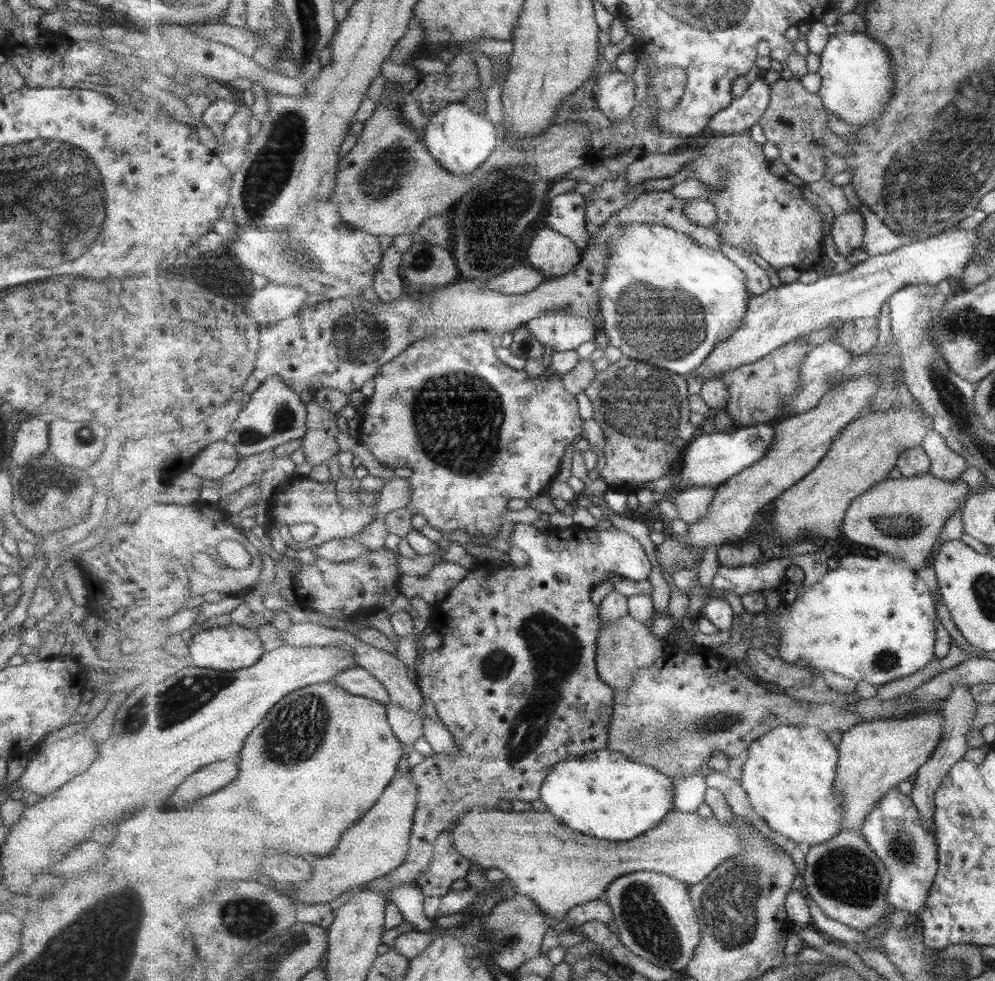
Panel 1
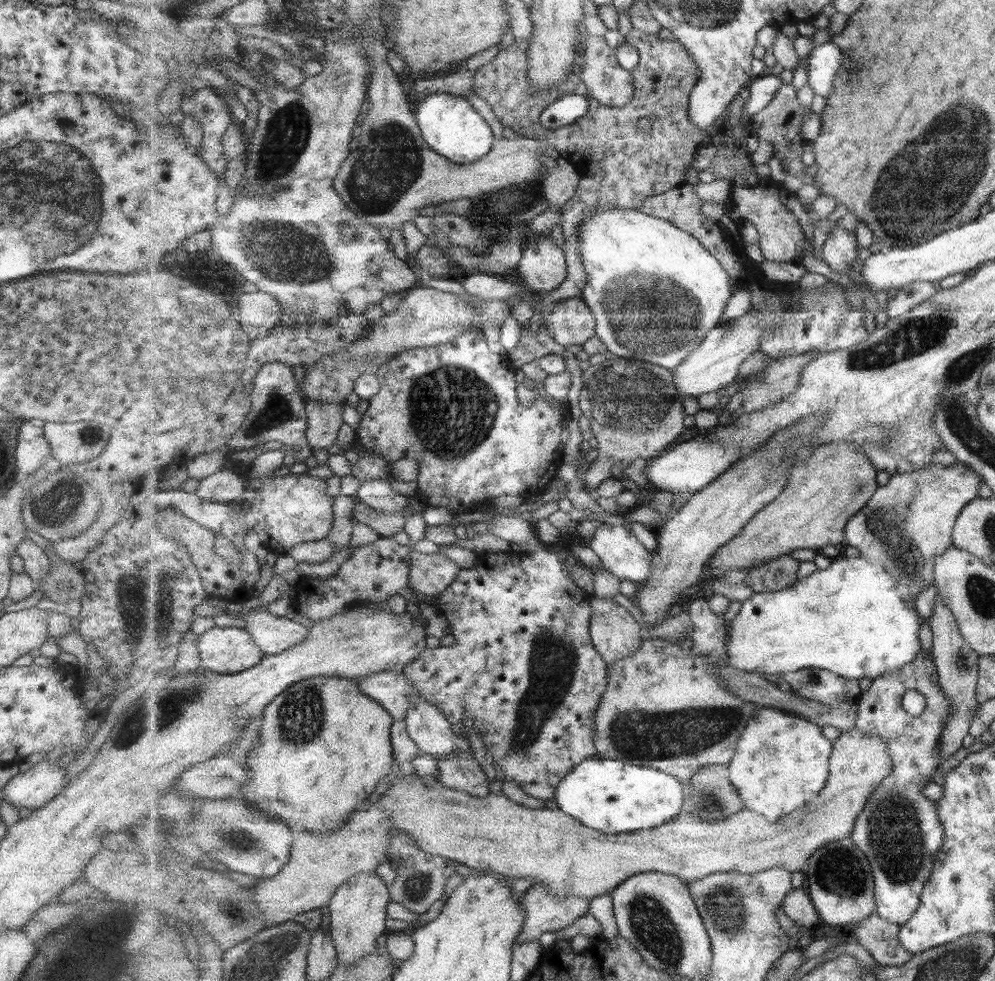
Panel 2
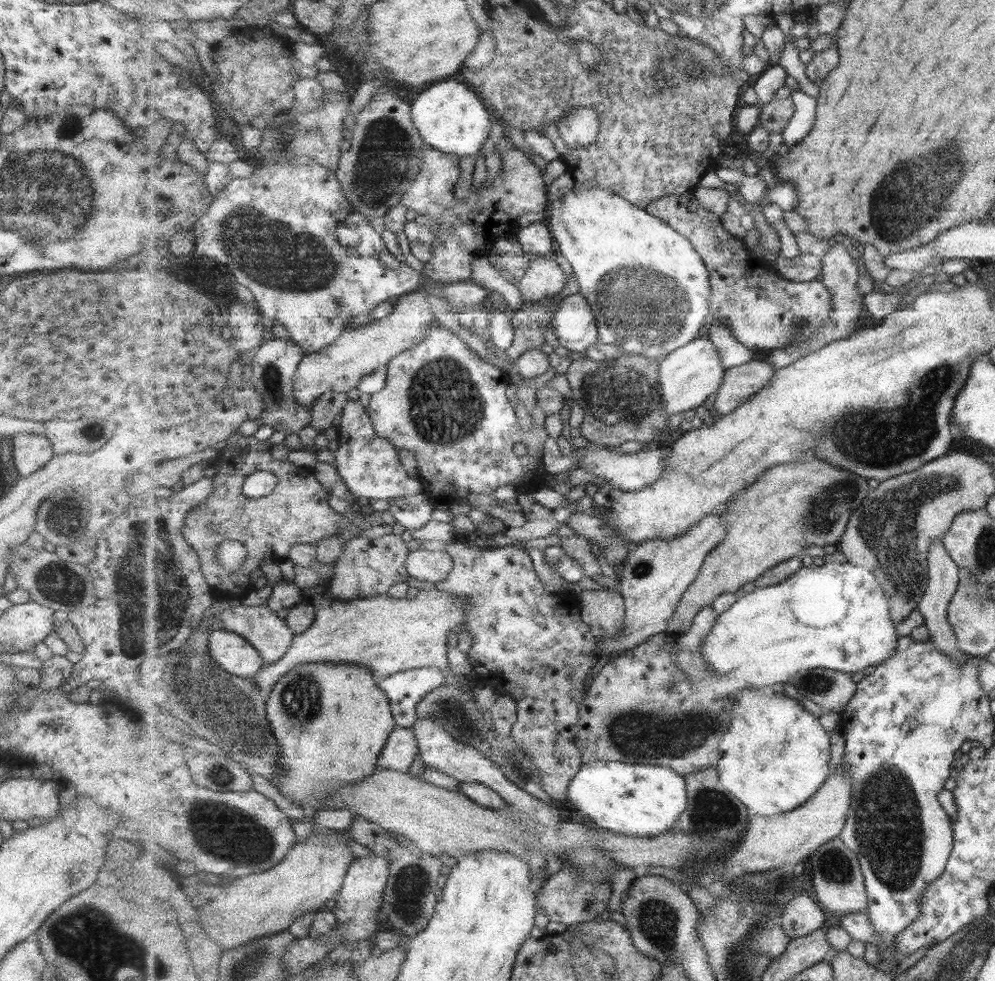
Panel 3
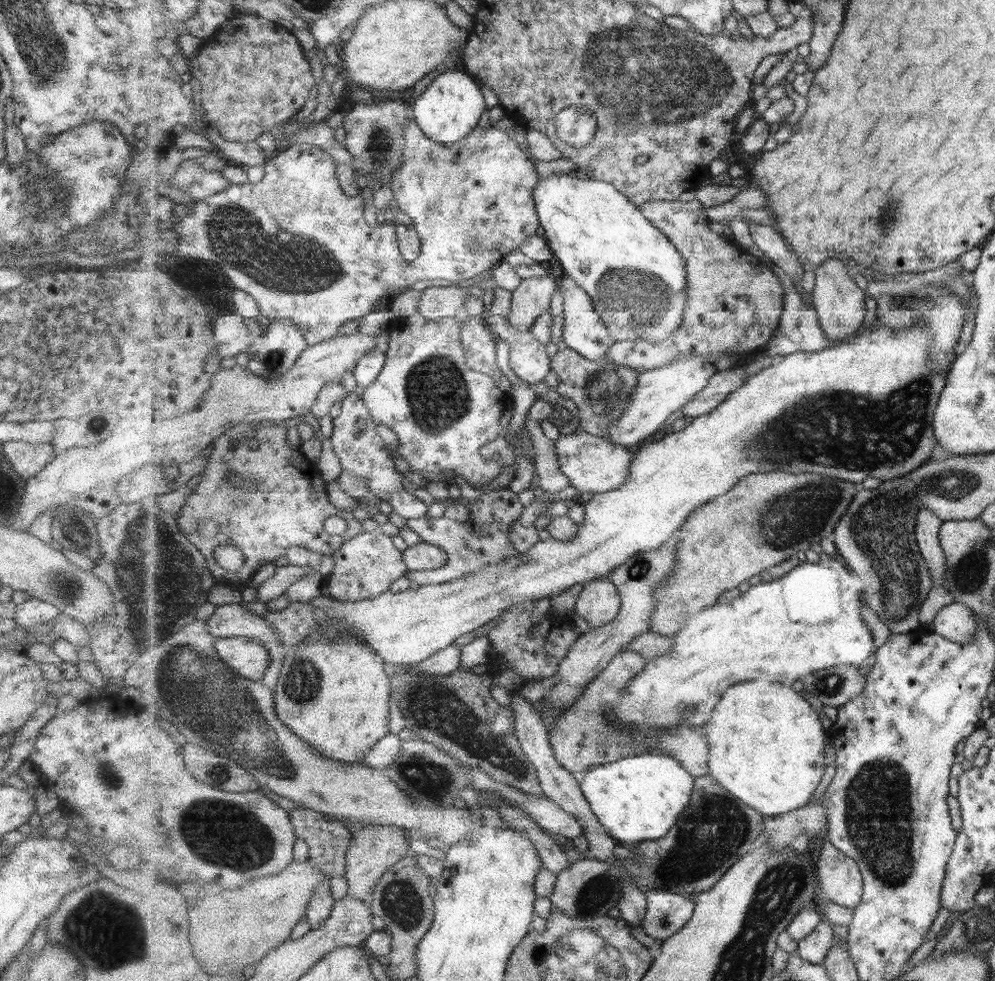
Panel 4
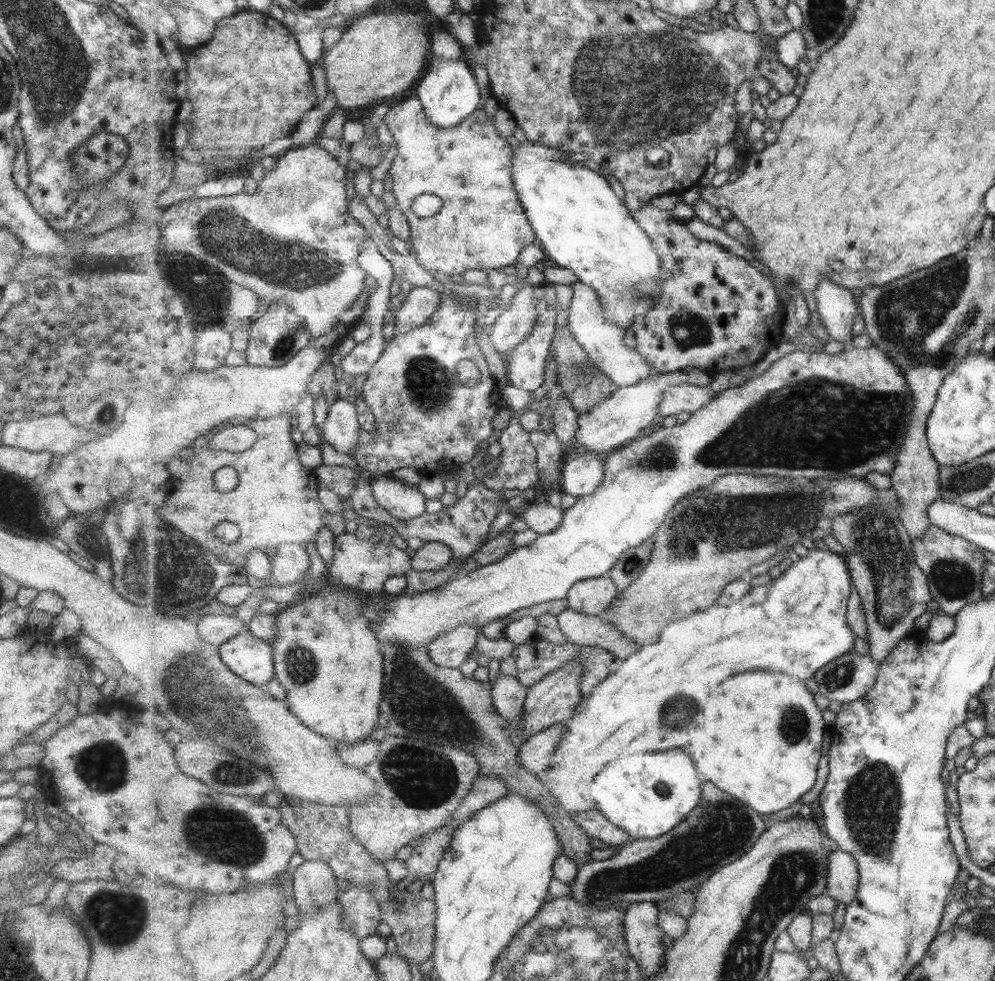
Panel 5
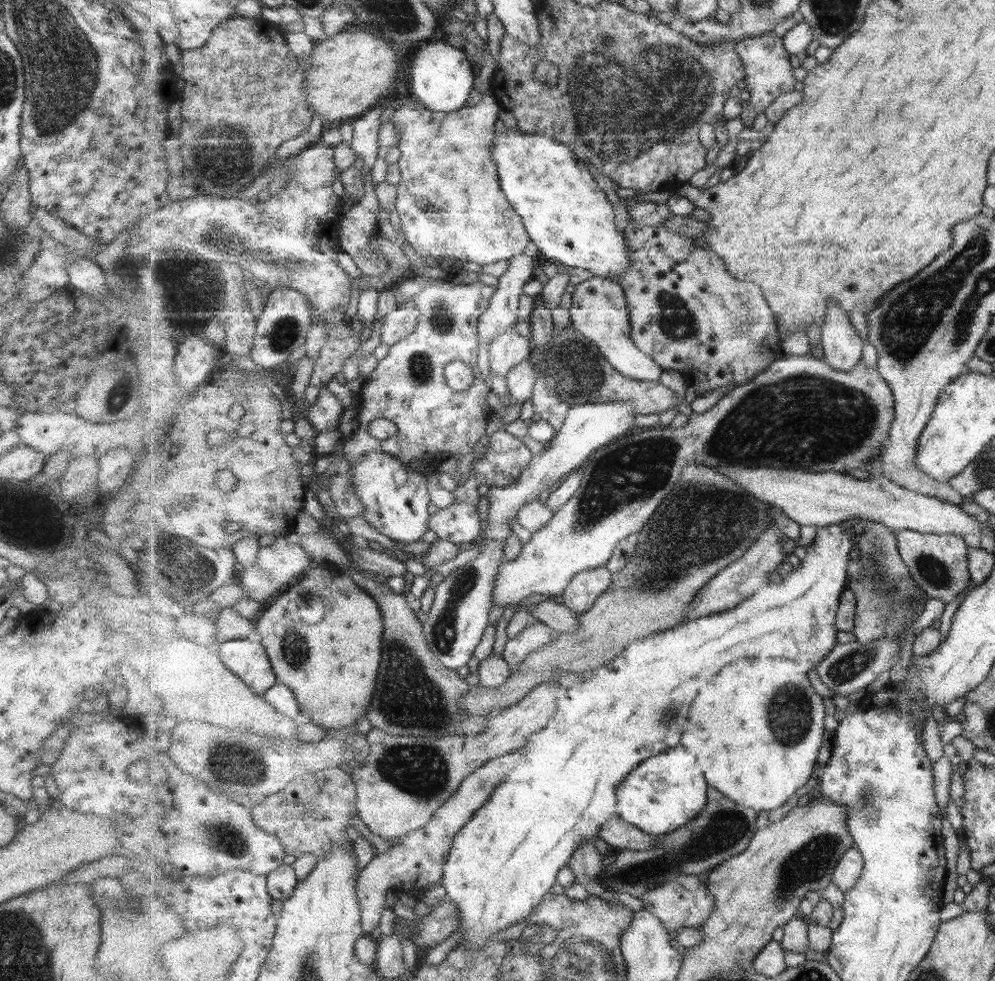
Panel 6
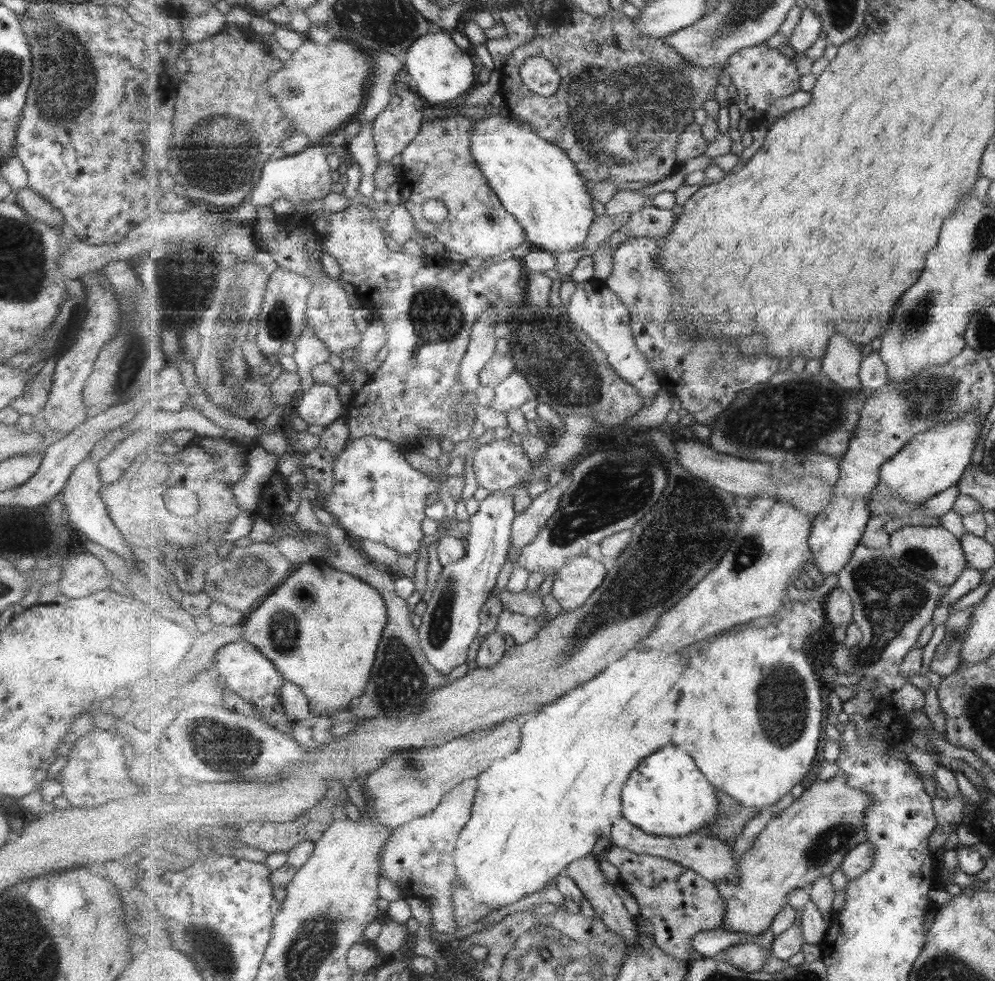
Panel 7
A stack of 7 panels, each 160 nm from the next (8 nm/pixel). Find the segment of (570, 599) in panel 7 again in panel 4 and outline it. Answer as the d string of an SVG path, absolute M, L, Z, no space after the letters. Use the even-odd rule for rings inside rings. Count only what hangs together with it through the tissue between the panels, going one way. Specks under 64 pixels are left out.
M601 578L582 588L574 607L594 629L610 623L619 614L621 605L622 596L613 579Z

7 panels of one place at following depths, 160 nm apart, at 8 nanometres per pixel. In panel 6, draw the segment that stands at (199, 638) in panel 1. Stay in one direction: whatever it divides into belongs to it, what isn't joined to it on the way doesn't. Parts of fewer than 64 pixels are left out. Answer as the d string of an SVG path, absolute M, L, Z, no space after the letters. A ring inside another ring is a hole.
M228 640L219 646L223 663L245 681L257 694L265 694L279 682L268 650L261 642Z

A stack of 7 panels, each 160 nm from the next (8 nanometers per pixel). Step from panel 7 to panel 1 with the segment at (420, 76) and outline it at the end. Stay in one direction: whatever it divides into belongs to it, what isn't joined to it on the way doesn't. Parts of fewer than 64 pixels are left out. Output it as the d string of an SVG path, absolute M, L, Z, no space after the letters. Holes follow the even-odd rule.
M455 102L443 105L430 117L424 137L430 153L437 162L456 175L475 173L488 162L496 149L500 133L485 115L476 113L469 105Z

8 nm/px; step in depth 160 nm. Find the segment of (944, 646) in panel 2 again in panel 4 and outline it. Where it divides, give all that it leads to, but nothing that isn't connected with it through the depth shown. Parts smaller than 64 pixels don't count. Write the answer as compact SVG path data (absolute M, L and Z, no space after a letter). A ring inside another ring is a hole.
M923 508L917 515L916 537L919 552L925 557L932 572L934 586L941 586L946 562L941 547L938 546L940 520L929 508Z

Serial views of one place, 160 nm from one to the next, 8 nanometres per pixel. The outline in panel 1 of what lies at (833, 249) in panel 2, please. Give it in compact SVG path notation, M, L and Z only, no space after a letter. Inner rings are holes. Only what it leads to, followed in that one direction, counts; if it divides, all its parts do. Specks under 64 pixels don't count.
M855 203L852 210L835 216L831 228L832 238L836 250L848 257L864 246L866 233L866 219L860 212L860 207Z

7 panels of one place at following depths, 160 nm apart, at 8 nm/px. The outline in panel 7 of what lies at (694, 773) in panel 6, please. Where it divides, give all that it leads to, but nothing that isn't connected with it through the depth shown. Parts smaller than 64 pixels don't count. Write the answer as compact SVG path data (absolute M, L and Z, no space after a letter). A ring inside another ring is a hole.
M675 744L657 750L657 754L647 758L647 764L641 762L641 766L625 783L622 798L624 799L622 815L647 834L661 837L687 837L693 833L704 832L704 829L715 822L720 814L720 800L715 788L711 786L705 774L697 768L695 760Z

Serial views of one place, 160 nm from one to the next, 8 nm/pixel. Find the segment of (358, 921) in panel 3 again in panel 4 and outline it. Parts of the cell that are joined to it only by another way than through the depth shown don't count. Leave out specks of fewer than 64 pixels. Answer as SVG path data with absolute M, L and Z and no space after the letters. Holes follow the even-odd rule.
M383 823L363 824L363 827L352 830L352 840L346 852L346 874L348 894L360 898L365 905L371 902L373 888L381 882L383 874L397 865L410 854L410 841L407 836L413 837L405 827L384 825Z

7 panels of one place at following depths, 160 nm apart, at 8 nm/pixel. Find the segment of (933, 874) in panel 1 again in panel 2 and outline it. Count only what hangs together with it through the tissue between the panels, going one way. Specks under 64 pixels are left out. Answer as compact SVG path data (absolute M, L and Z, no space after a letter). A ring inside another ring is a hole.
M927 650L921 651L912 663L903 668L877 677L869 690L861 690L855 701L859 705L856 727L867 734L880 736L887 743L894 767L870 796L863 812L857 817L851 838L865 853L873 867L876 879L876 914L887 921L905 925L921 906L925 886L931 880L936 867L937 851L941 850L944 843L944 829L938 817L936 801L925 798L921 790L927 784L931 784L933 776L937 774L938 756L942 748L942 730L945 729L948 718L952 716L952 710L939 683L935 658ZM907 690L920 692L926 700L925 710L917 717L909 715L901 708L901 696L905 696Z

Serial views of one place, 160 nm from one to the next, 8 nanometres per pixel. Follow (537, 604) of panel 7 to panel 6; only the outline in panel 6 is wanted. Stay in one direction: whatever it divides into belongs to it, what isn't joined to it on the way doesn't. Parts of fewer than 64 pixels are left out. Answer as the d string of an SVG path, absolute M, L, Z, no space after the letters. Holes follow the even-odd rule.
M552 598L535 605L530 613L541 623L558 630L560 633L575 631L580 627L579 613L564 603L554 602Z

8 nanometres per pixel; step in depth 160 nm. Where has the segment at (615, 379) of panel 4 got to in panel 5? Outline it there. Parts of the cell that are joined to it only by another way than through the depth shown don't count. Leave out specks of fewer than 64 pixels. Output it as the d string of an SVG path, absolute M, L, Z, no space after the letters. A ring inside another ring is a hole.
M568 324L556 327L556 335L552 342L552 352L553 362L557 363L555 372L557 372L557 378L559 378L559 388L571 402L572 408L579 414L588 413L599 402L607 402L611 398L611 394L618 390L615 382L591 361L588 352L575 338Z

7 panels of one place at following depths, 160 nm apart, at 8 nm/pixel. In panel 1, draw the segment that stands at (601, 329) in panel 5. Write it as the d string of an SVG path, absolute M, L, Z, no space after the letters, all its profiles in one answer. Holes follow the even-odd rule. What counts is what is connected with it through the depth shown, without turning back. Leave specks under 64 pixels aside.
M551 311L533 318L525 326L554 351L575 351L581 344L595 338L597 326L587 317Z

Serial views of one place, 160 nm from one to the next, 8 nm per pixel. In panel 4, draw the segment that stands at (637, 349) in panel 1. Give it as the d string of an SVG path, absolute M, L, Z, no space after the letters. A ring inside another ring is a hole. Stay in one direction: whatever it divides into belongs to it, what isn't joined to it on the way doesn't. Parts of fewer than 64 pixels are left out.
M556 174L539 179L534 199L544 237L564 275L574 278L589 293L596 311L616 342L645 340L652 343L672 336L682 323L688 303L688 264L669 237L641 212L636 203L617 190L613 183L577 178L572 174Z

